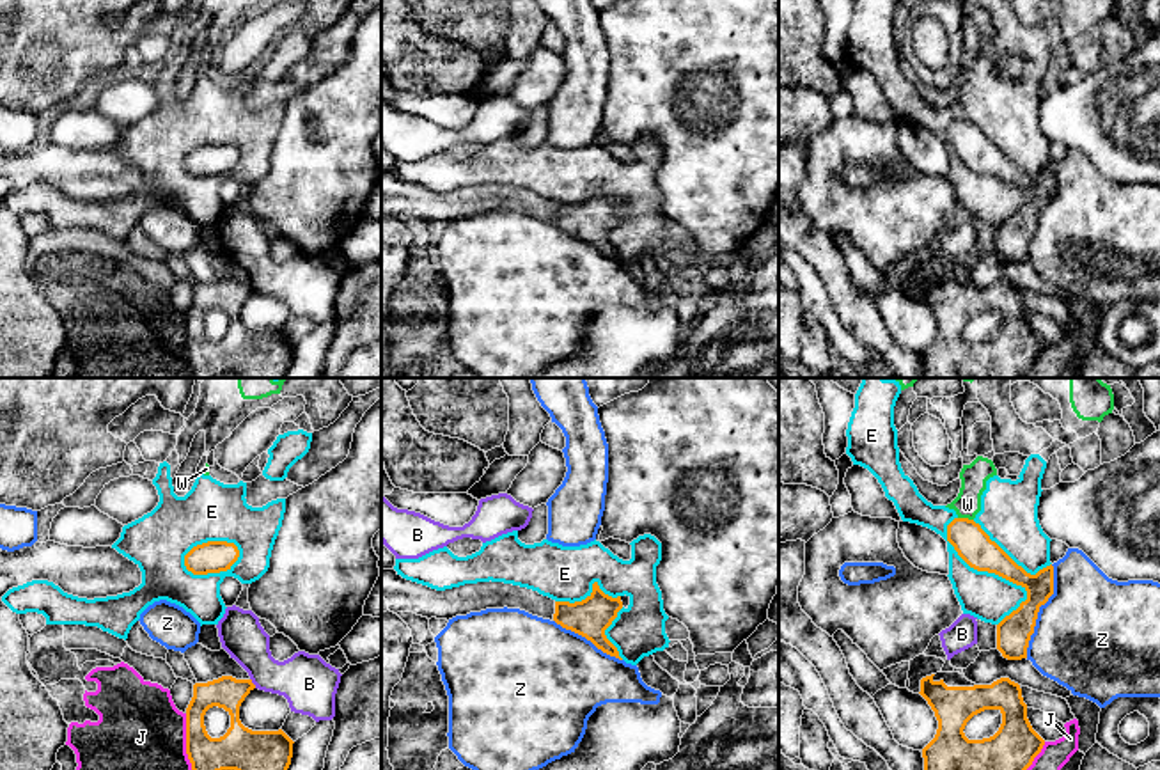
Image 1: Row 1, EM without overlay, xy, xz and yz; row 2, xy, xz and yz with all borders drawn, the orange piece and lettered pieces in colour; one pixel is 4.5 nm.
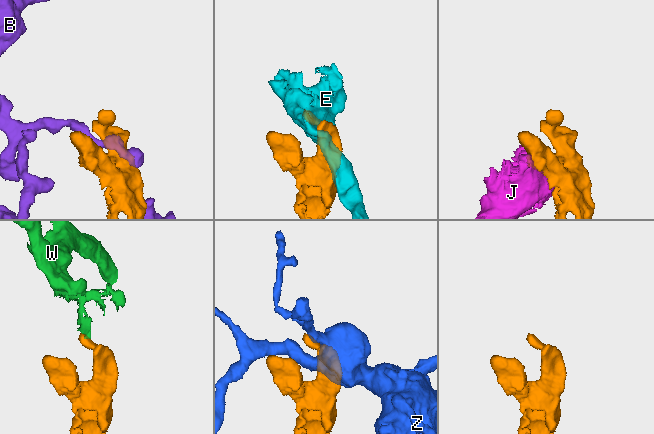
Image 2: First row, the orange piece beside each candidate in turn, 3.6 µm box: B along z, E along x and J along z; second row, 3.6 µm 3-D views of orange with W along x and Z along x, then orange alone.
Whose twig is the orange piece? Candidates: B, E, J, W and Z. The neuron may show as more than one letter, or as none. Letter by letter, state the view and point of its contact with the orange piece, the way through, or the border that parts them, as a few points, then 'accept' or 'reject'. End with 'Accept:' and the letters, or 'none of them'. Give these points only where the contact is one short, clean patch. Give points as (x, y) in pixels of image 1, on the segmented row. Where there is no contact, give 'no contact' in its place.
B: xy (252, 683) | reject
E: yz (992, 572) | reject
J: xy (187, 742) | reject
W: yz (965, 518) | along yz (958, 517), (972, 520) | reject
Z: yz (1038, 611) | reject
Accept: none of them

